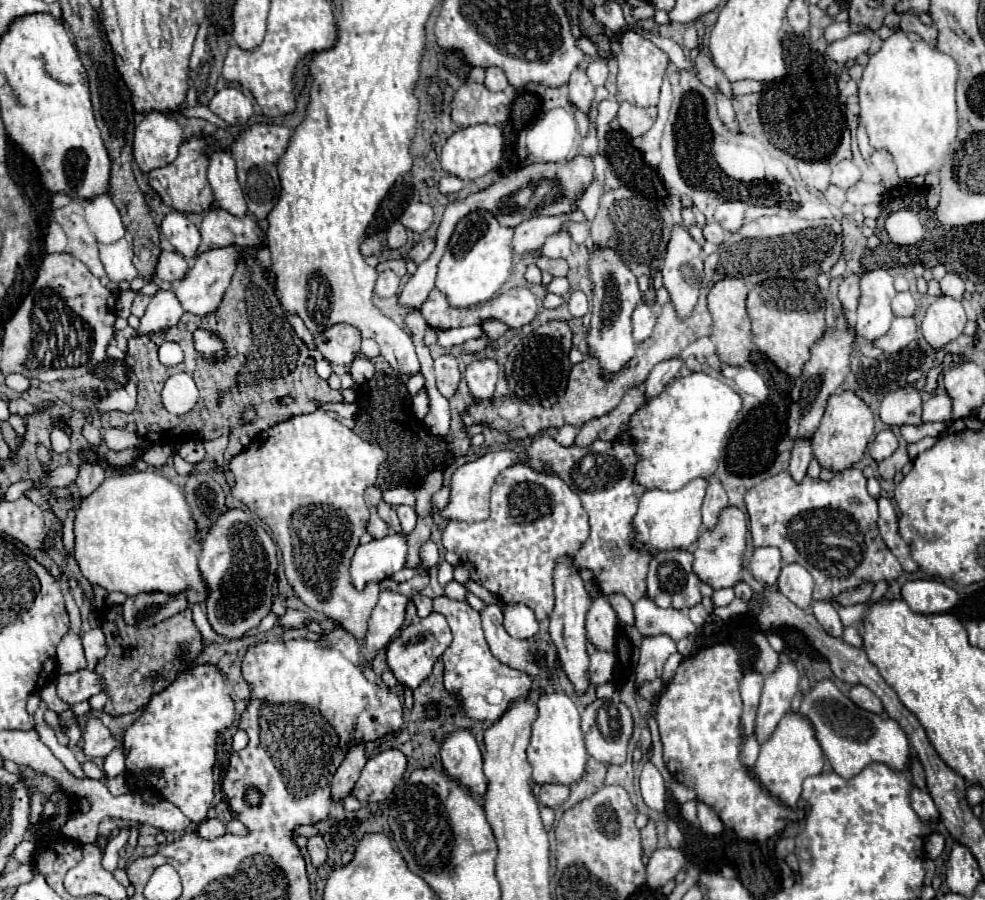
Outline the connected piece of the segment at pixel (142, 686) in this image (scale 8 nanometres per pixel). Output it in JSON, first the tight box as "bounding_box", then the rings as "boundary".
{"bounding_box":[95,606,203,716],"boundary":[[[113,606],[103,614],[103,632],[107,636],[109,652],[99,662],[95,672],[105,680],[105,694],[109,696],[105,712],[111,716],[135,712],[143,708],[151,694],[169,686],[177,674],[195,664],[195,658],[203,650],[203,640],[199,630],[191,620],[191,610],[183,610],[159,624],[159,630],[139,630],[123,622],[121,606]]]}

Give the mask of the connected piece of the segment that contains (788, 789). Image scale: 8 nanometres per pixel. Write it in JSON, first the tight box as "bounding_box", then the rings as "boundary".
{"bounding_box":[753,714,823,806],"boundary":[[[787,714],[775,734],[761,746],[759,758],[753,766],[755,776],[759,778],[759,782],[773,794],[777,796],[785,806],[795,806],[799,796],[801,796],[801,784],[807,776],[815,776],[821,774],[823,770],[823,752],[821,746],[815,738],[813,726],[799,714]]]}

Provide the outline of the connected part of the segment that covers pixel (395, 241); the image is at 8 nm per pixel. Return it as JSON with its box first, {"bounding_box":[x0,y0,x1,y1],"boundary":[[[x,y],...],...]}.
{"bounding_box":[387,222,407,248],"boundary":[[[401,222],[391,224],[391,228],[389,228],[387,234],[389,234],[387,236],[389,248],[401,248],[401,246],[405,246],[405,242],[407,242],[407,230],[405,230],[405,226]]]}

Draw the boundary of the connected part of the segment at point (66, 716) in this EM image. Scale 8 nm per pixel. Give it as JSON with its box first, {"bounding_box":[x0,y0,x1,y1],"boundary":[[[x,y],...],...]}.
{"bounding_box":[59,710,83,748],"boundary":[[[65,710],[63,714],[59,714],[59,726],[69,736],[69,748],[75,748],[81,740],[81,734],[83,734],[79,718],[71,710]]]}

